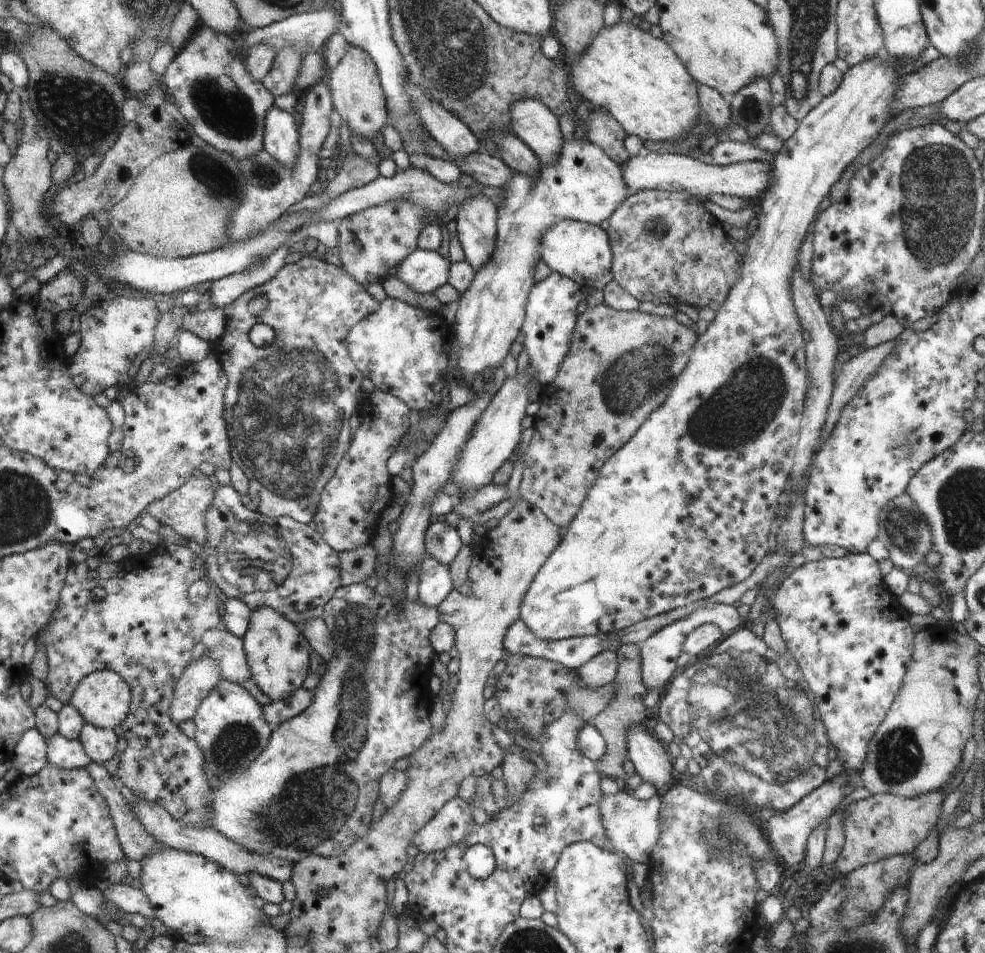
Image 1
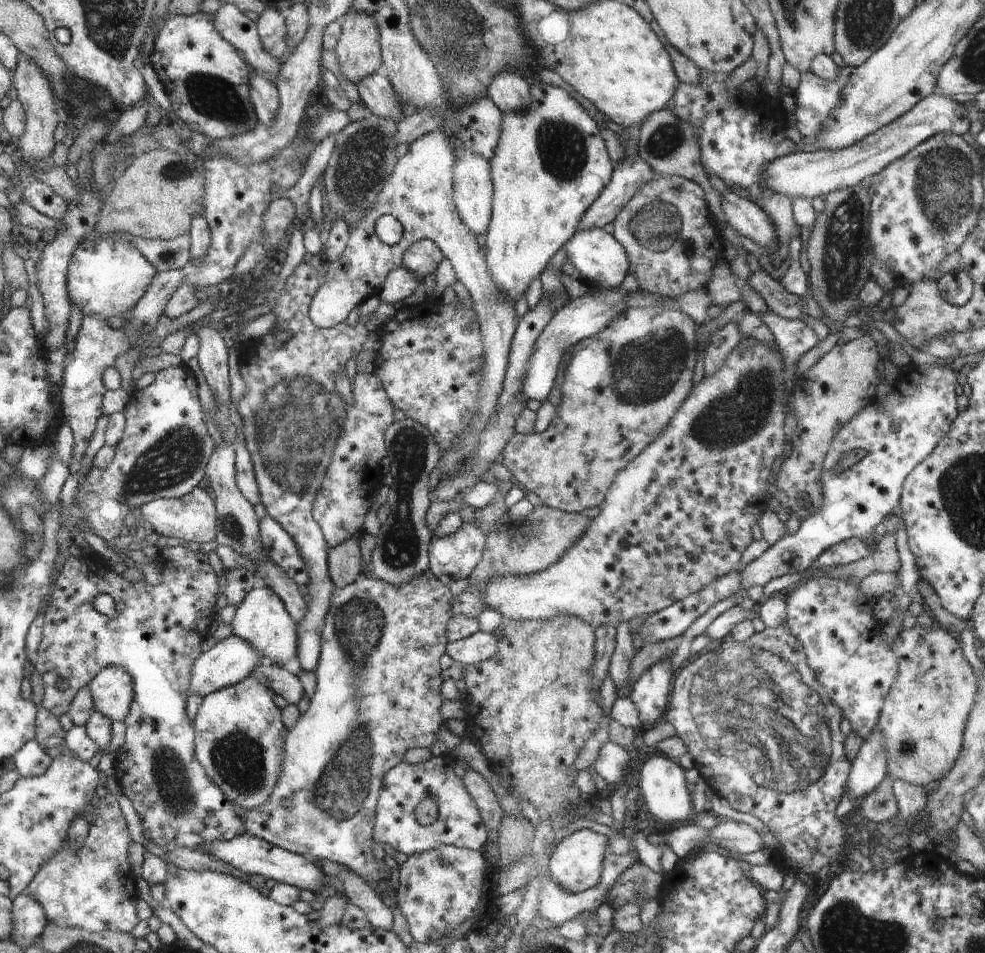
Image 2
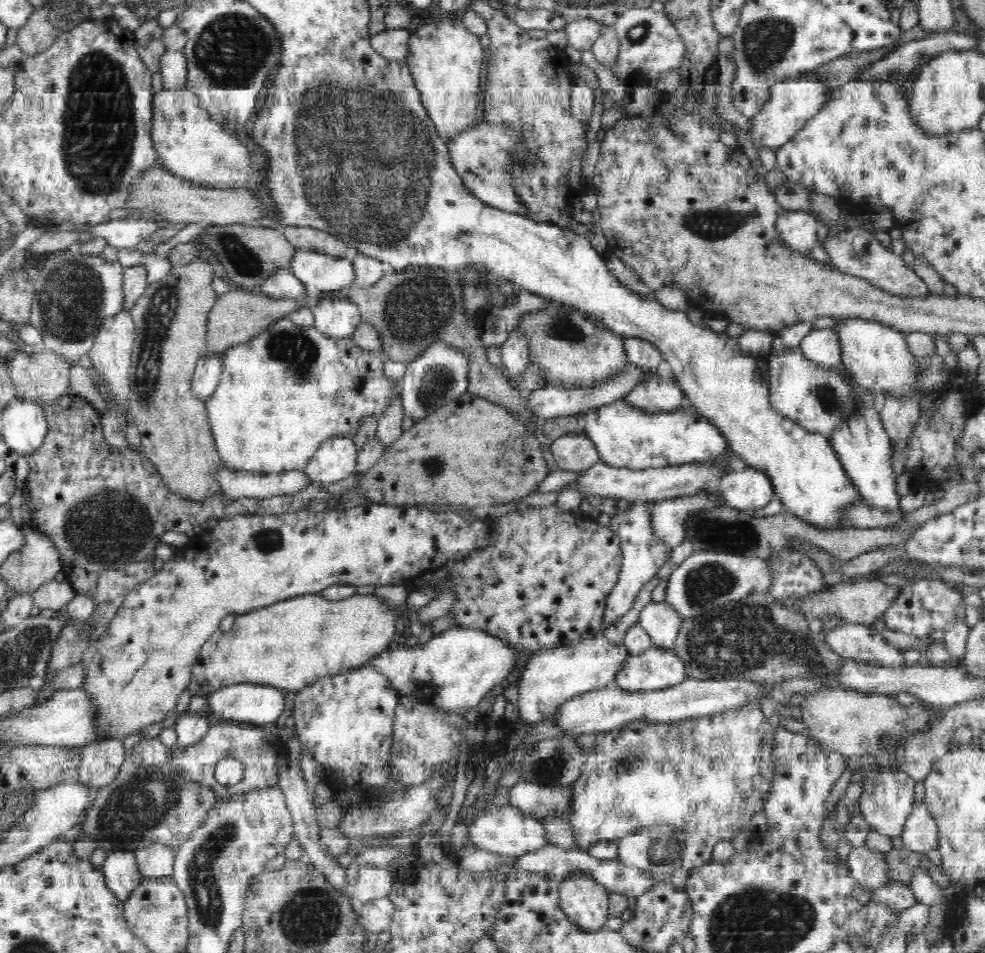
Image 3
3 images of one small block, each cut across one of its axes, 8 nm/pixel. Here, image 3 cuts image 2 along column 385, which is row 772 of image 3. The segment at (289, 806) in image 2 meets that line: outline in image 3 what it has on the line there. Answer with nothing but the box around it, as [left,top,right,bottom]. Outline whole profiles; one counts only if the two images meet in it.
[564,699,916,871]

